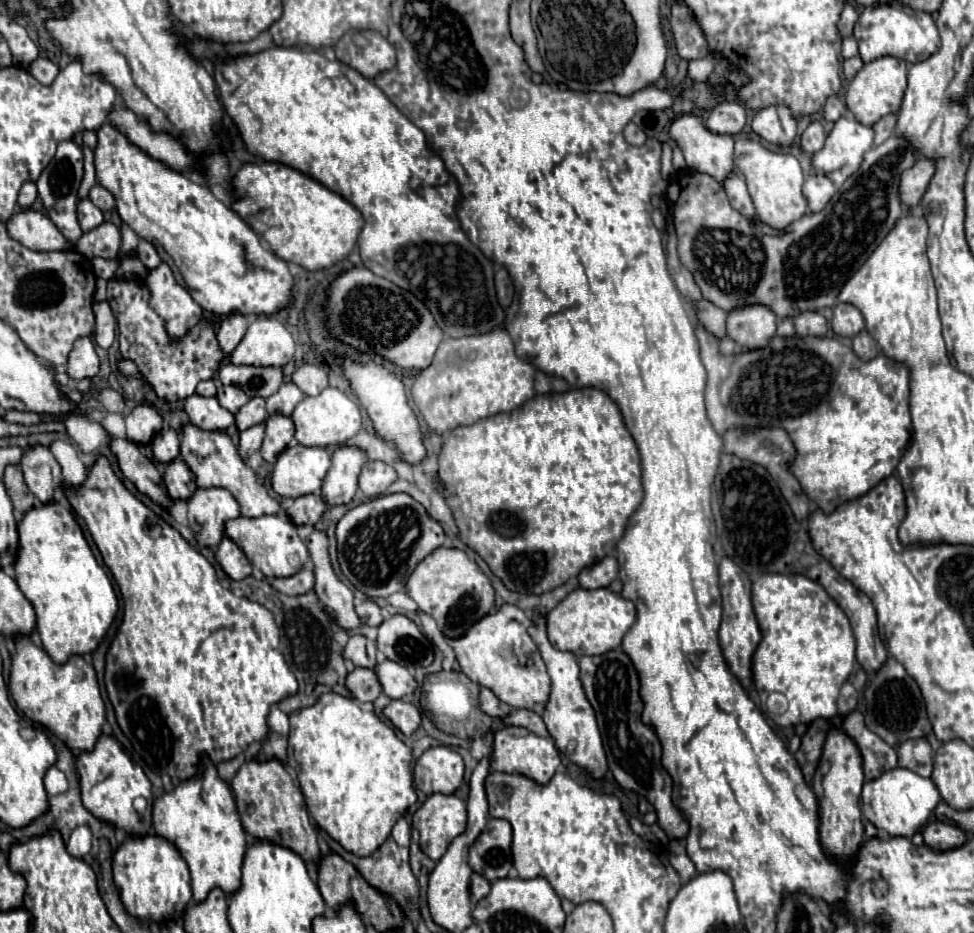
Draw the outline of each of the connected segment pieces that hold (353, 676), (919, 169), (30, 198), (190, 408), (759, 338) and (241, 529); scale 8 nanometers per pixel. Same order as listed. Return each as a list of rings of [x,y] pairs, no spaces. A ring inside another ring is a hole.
[[[355,668],[347,676],[347,688],[359,702],[373,702],[381,694],[381,684],[371,668]]]
[[[921,158],[921,160],[917,160],[917,164],[913,168],[905,170],[901,176],[901,186],[899,186],[901,202],[907,206],[917,206],[929,186],[933,174],[935,174],[935,162],[929,158]]]
[[[27,182],[27,184],[21,188],[17,202],[19,202],[21,208],[29,208],[29,206],[35,202],[35,198],[37,198],[37,186],[31,184],[31,182]]]
[[[193,394],[185,400],[185,412],[189,414],[191,422],[203,430],[227,430],[231,424],[235,424],[235,414],[221,408],[215,398]]]
[[[747,306],[727,316],[727,336],[743,350],[757,350],[769,346],[775,336],[777,316],[763,306]]]
[[[239,516],[237,520],[229,520],[225,524],[225,534],[243,548],[251,564],[261,570],[267,578],[289,578],[303,570],[309,558],[309,550],[299,538],[297,526],[291,520],[283,520],[279,516],[261,516],[255,520]]]

